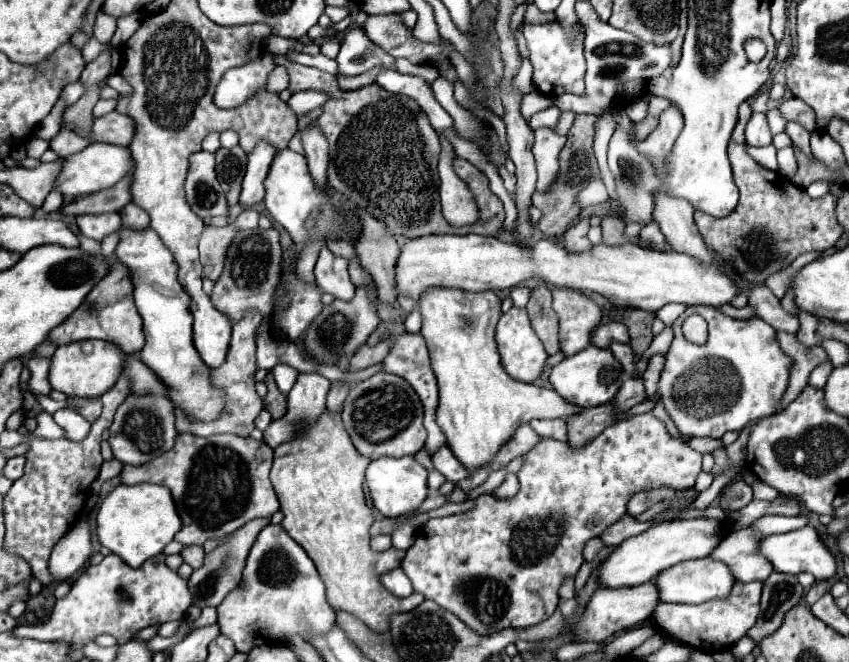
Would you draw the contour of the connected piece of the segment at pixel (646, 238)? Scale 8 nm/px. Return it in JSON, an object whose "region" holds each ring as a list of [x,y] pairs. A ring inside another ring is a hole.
{"region":[[[657,222],[647,224],[647,226],[641,230],[639,238],[641,238],[643,242],[651,242],[651,244],[655,244],[655,248],[657,248],[657,250],[665,250],[665,236],[661,234],[661,230],[659,230]]]}

